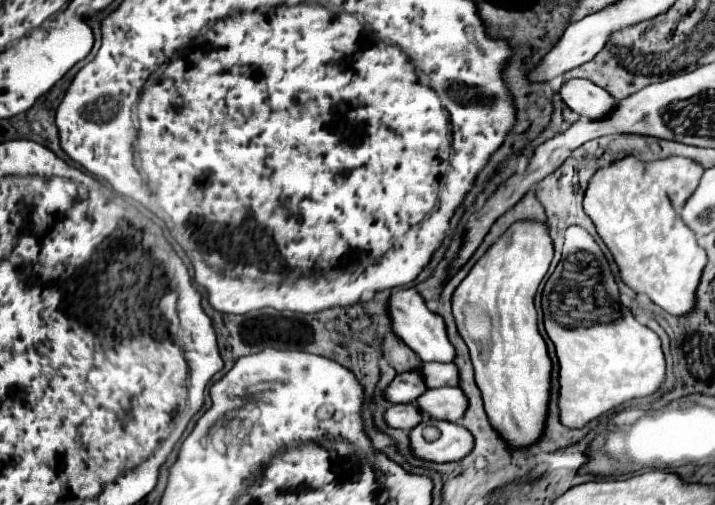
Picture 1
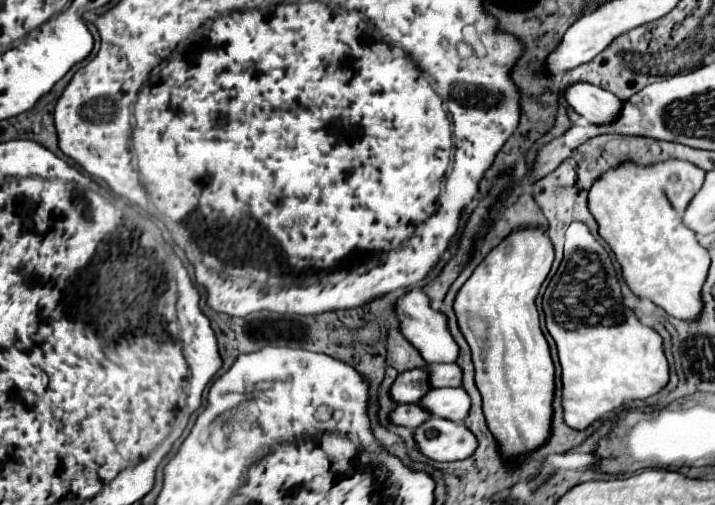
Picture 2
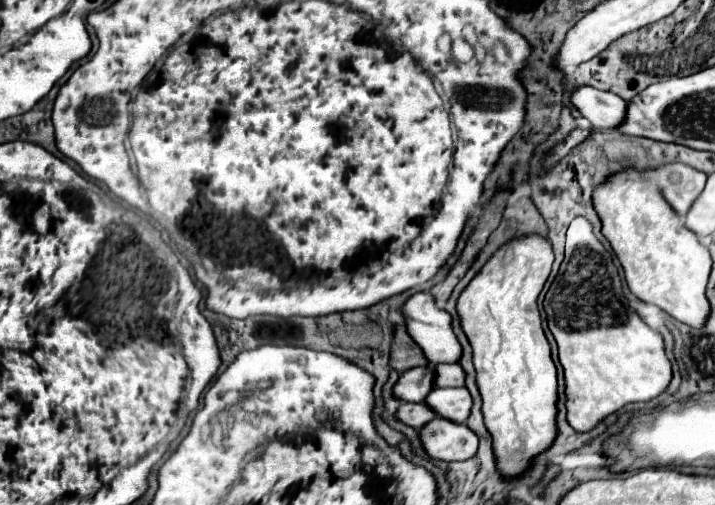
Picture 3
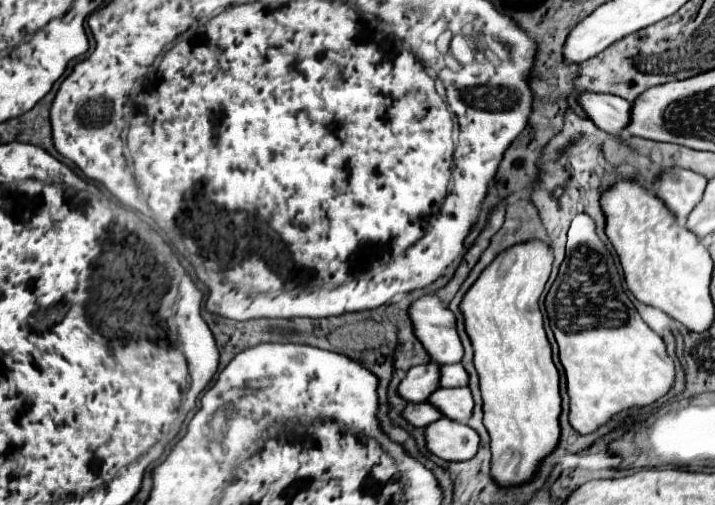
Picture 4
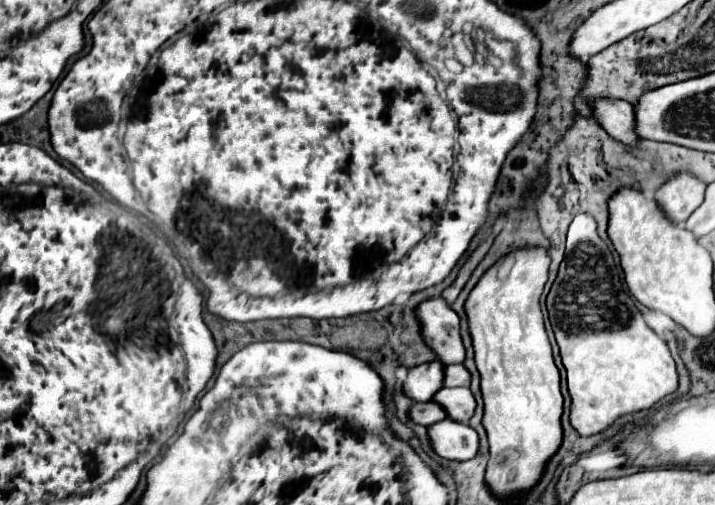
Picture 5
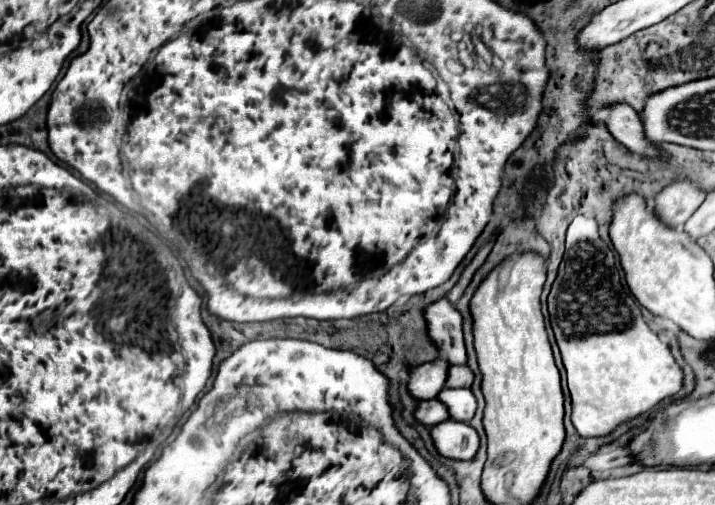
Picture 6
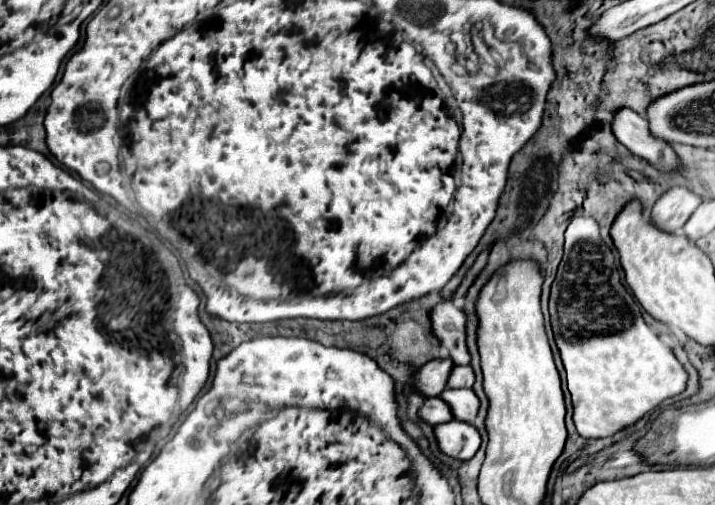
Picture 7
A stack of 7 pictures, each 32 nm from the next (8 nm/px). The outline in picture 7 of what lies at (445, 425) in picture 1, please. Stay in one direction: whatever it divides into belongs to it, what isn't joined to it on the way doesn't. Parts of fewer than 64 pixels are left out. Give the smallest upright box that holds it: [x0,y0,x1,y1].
[434,420,482,460]

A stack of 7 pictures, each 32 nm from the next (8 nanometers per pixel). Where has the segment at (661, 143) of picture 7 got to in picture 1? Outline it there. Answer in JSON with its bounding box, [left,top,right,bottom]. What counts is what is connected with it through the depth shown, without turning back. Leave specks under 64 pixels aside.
[558,78,616,120]

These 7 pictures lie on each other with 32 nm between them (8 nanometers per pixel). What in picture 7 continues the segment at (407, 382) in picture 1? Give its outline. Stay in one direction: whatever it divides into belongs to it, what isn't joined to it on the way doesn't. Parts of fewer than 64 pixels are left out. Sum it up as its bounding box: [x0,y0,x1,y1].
[414,358,454,398]

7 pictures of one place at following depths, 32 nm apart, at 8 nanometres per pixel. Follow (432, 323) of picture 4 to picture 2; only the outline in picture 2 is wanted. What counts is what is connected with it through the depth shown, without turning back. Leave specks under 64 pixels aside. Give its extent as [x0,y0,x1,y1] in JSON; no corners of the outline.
[396,288,460,364]

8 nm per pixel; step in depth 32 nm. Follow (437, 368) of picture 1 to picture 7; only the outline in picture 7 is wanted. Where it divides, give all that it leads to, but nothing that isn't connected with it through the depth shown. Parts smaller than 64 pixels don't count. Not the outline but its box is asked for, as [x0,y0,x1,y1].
[446,366,474,388]

